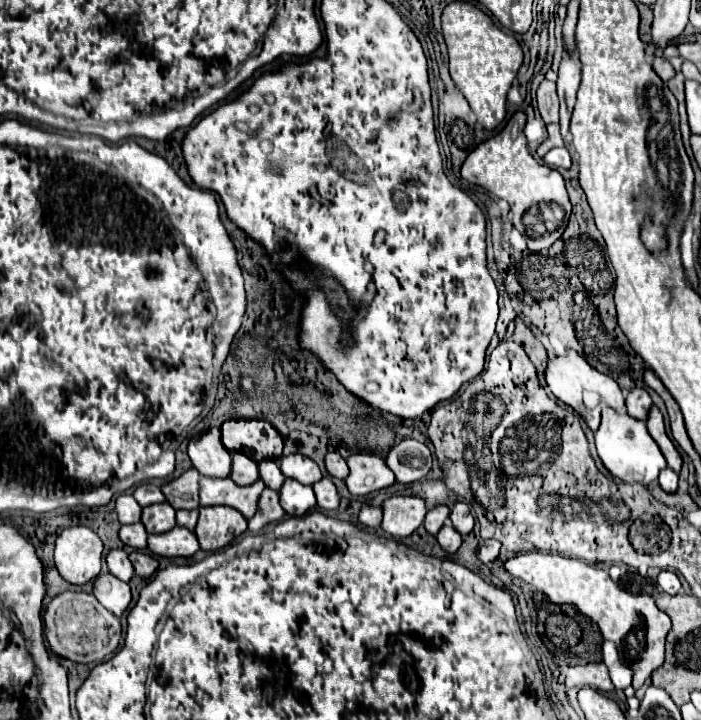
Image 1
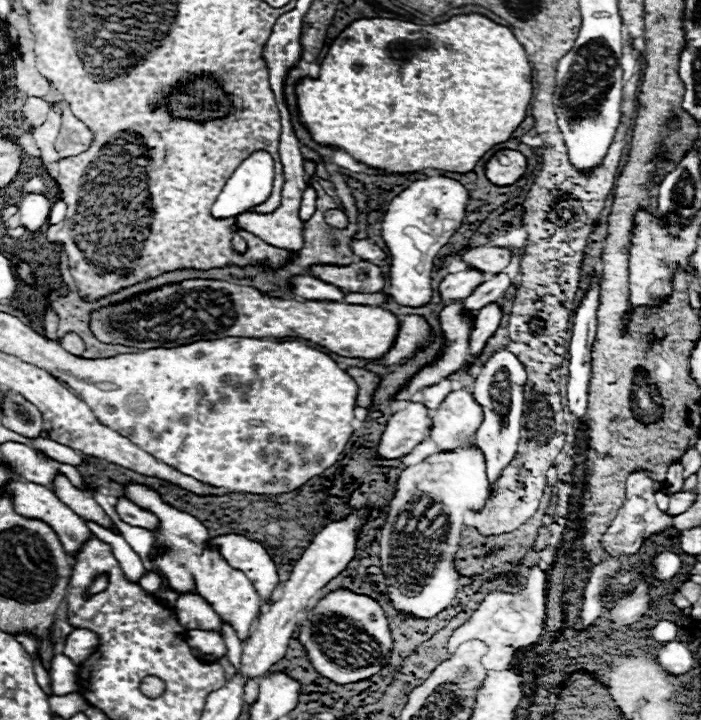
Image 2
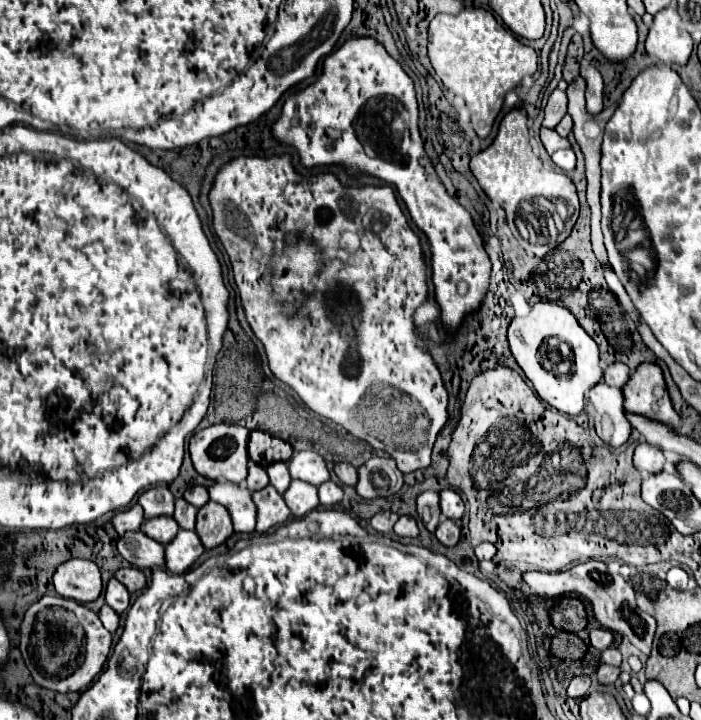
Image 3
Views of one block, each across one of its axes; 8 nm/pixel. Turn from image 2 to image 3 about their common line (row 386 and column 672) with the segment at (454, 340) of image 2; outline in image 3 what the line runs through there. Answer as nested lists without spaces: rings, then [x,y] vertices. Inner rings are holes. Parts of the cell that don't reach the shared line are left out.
[[[640,364],[626,382],[626,388],[622,388],[622,394],[624,408],[628,412],[676,426],[678,414],[672,408],[672,400],[668,396],[666,382],[658,364]]]

